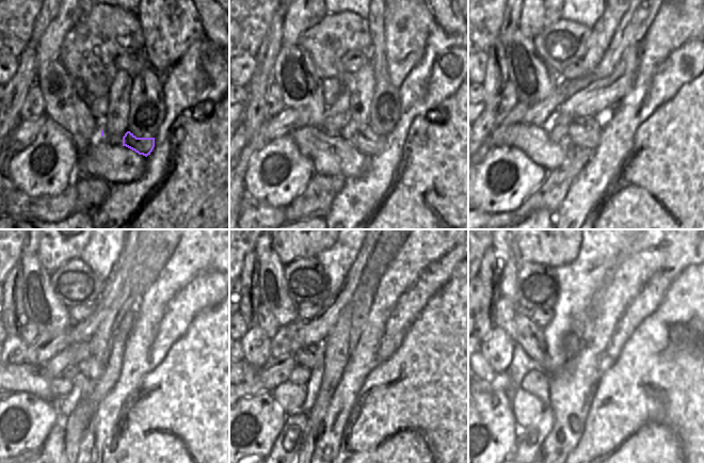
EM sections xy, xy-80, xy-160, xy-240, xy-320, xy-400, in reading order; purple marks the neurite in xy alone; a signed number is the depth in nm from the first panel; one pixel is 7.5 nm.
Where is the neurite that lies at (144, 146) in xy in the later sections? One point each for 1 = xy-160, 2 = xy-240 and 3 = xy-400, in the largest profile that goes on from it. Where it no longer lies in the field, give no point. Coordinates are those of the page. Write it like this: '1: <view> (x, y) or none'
1: xy-160 (586, 131)
2: xy-240 (92, 368)
3: xy-400 (526, 333)

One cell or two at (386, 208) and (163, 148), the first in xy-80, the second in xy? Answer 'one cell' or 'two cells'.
two cells

